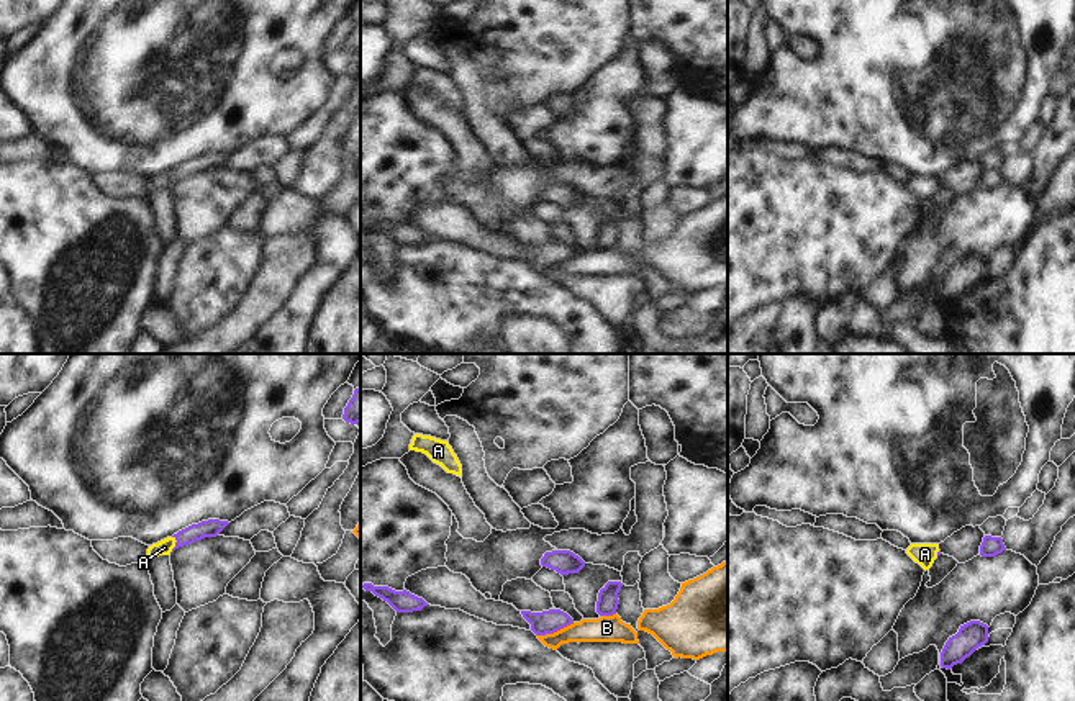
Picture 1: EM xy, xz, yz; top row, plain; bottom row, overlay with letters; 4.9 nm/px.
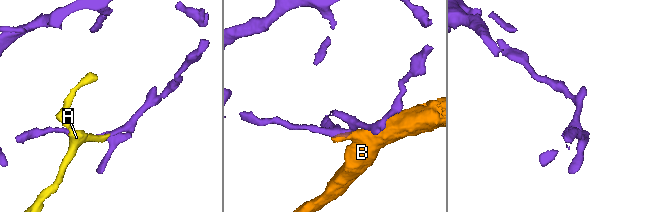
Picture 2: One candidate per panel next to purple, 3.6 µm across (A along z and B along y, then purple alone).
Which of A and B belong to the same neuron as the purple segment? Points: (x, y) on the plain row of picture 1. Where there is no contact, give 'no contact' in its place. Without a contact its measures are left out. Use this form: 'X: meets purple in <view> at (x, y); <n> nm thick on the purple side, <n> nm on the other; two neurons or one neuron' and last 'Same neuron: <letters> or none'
A: meets purple in xy at (176, 177); 90 nm thick on the purple side, 80 nm on the other; one neuron
B: meets purple in xz at (556, 264); 120 nm thick on the purple side, 130 nm on the other; two neurons
Same neuron: A

